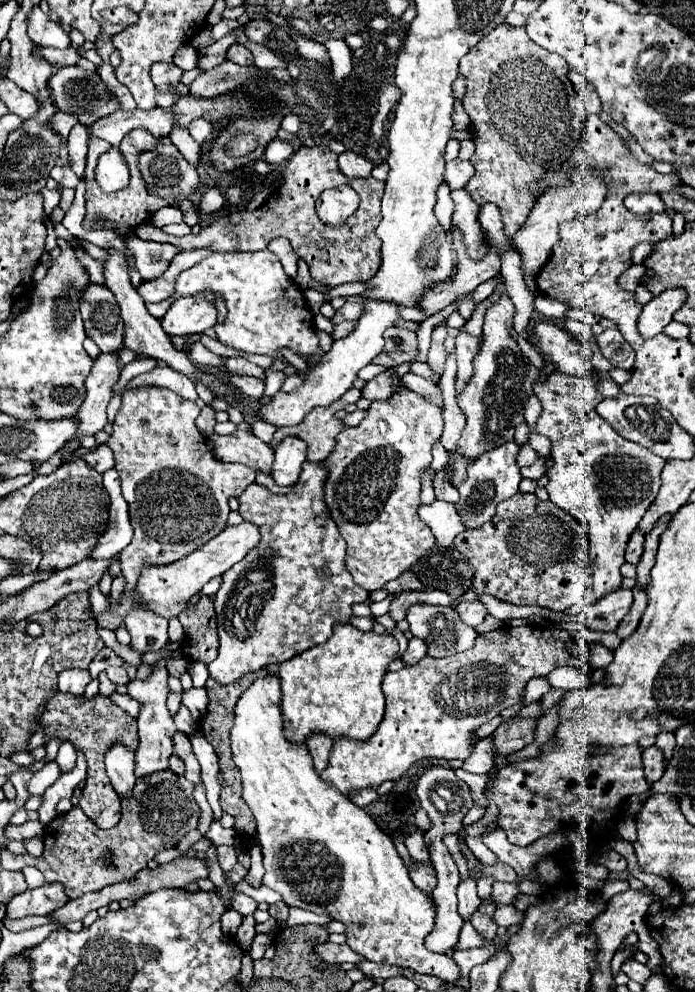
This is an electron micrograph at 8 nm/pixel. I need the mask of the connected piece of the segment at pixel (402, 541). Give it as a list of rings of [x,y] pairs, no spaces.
[[[399,389],[389,401],[375,401],[369,405],[367,415],[357,427],[343,429],[335,439],[337,445],[323,461],[327,471],[325,479],[325,505],[329,507],[331,519],[337,523],[341,537],[347,541],[345,567],[353,581],[365,591],[381,589],[387,581],[397,579],[415,561],[421,559],[435,545],[431,529],[419,519],[419,493],[421,475],[431,465],[431,449],[443,433],[443,411],[425,401],[421,395],[409,389]]]

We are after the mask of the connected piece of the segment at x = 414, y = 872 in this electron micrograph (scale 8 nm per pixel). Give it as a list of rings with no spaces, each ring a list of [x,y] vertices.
[[[415,861],[409,869],[409,877],[411,881],[423,889],[427,895],[431,895],[431,889],[435,889],[435,867],[431,863],[423,865],[421,861]]]

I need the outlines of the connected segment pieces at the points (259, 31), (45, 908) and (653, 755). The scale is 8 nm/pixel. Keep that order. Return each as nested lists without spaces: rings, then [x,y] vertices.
[[[251,19],[251,21],[245,25],[245,35],[247,35],[251,41],[259,43],[259,45],[263,45],[263,43],[267,41],[267,37],[271,35],[271,31],[273,31],[273,25],[271,25],[267,19]]]
[[[47,883],[37,889],[29,889],[25,893],[19,893],[11,899],[7,905],[7,919],[21,919],[27,915],[47,915],[55,909],[61,909],[69,897],[65,895],[63,885],[59,883]]]
[[[655,745],[647,747],[643,751],[643,765],[645,765],[645,777],[649,783],[655,783],[661,775],[663,775],[663,769],[665,769],[665,757],[663,757],[663,751],[657,749]]]

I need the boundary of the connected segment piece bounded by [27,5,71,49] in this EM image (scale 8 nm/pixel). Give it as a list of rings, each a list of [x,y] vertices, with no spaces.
[[[35,5],[27,17],[27,35],[35,45],[43,47],[67,49],[71,43],[67,31],[61,25],[51,23],[49,17],[39,9],[39,5]]]

